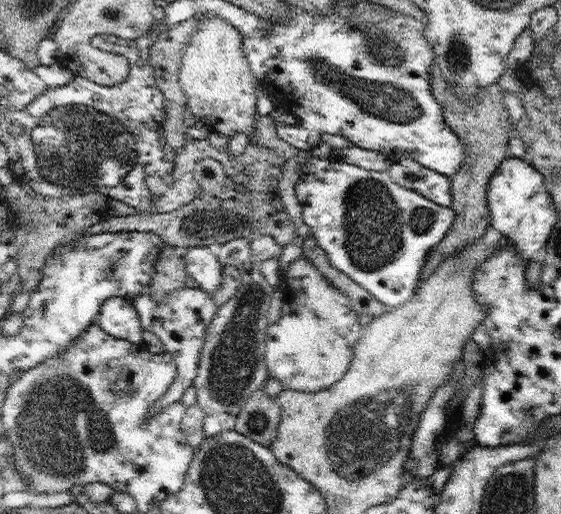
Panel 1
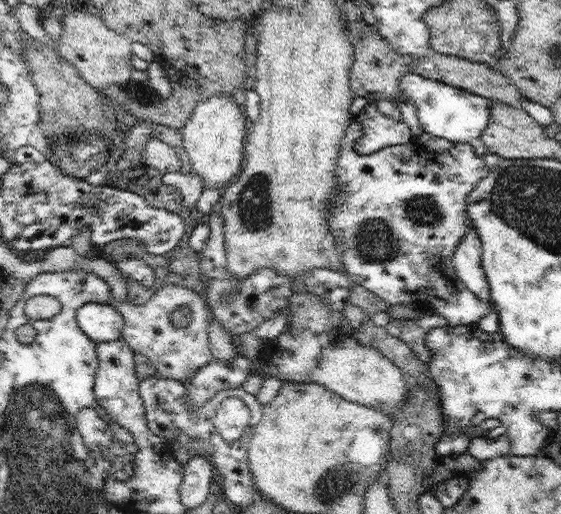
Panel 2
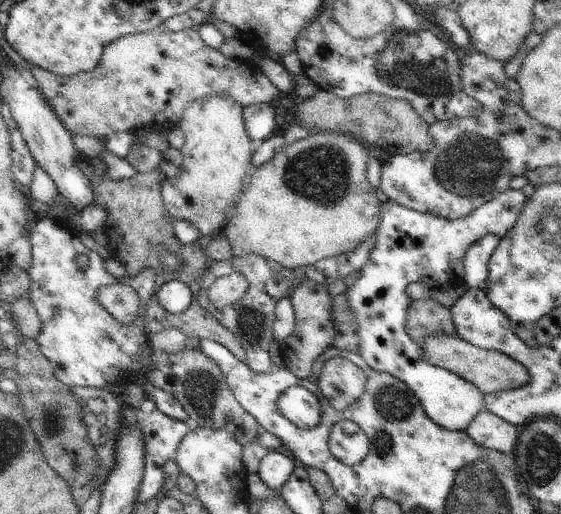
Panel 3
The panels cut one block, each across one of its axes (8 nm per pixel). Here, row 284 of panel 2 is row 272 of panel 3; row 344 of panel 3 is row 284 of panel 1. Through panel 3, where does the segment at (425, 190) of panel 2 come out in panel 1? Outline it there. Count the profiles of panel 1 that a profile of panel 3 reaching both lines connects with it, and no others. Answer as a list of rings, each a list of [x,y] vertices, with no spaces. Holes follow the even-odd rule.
[[[311,154],[311,157],[308,157],[308,161],[300,166],[298,180],[295,184],[295,195],[300,206],[302,206],[303,221],[310,226],[311,235],[316,239],[318,246],[326,252],[333,268],[340,270],[340,272],[348,276],[353,282],[361,285],[386,308],[398,308],[402,306],[402,304],[406,304],[412,296],[415,296],[422,266],[426,265],[426,261],[431,258],[433,248],[447,235],[455,219],[455,212],[451,207],[440,206],[440,204],[428,200],[425,196],[422,196],[422,194],[418,194],[418,192],[408,190],[408,188],[396,184],[389,175],[389,171],[366,170],[354,164],[340,161],[335,157],[322,157],[316,154]]]

